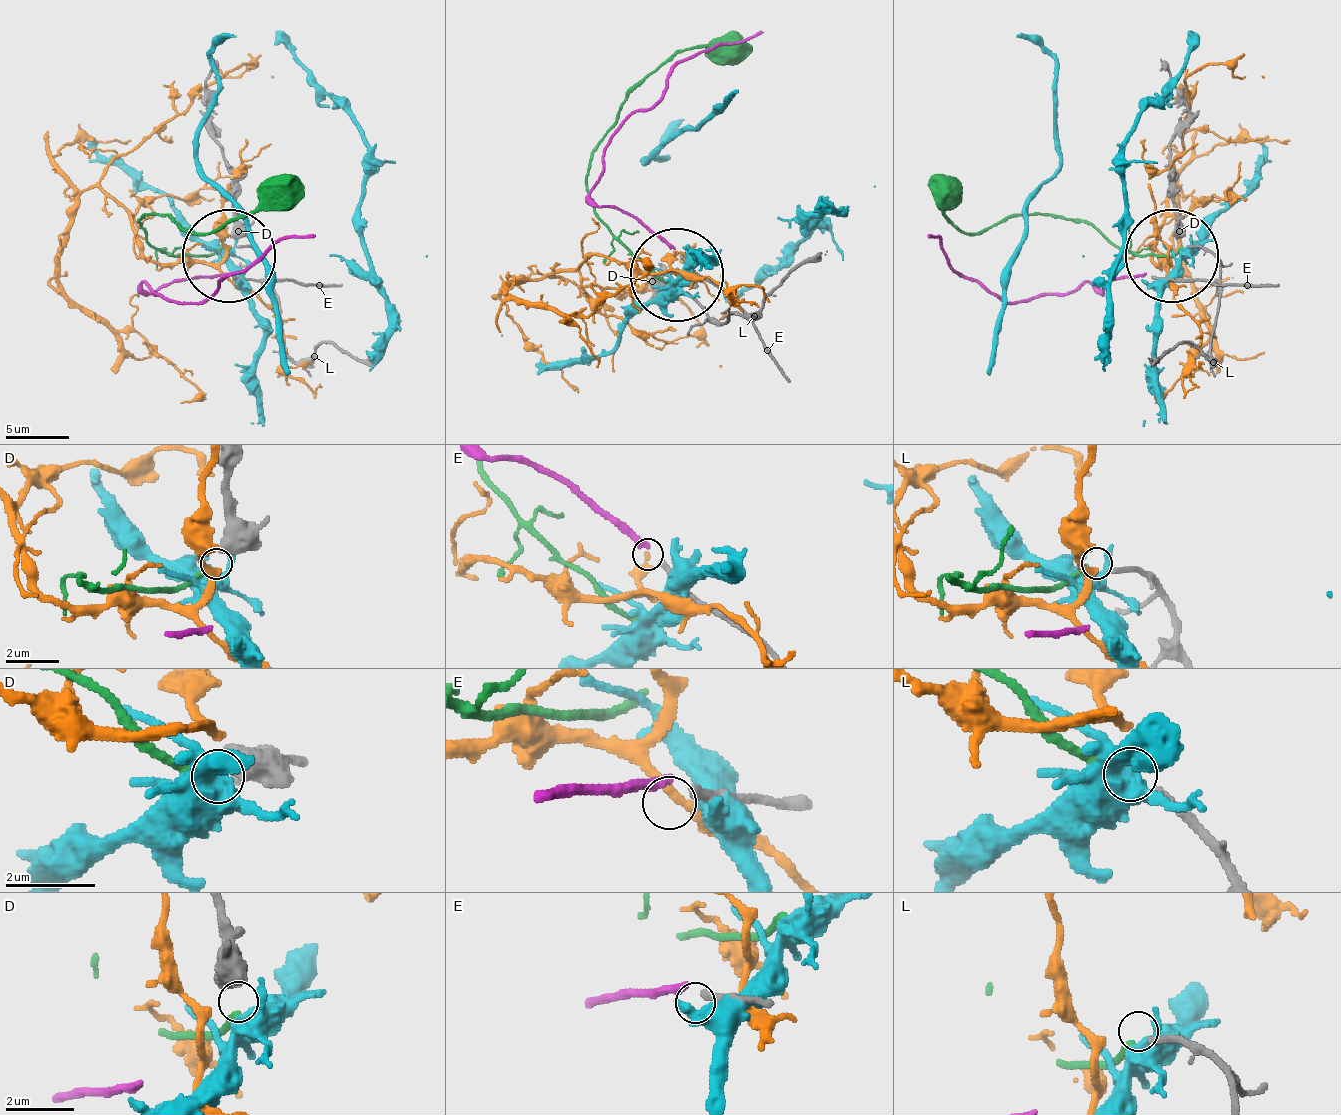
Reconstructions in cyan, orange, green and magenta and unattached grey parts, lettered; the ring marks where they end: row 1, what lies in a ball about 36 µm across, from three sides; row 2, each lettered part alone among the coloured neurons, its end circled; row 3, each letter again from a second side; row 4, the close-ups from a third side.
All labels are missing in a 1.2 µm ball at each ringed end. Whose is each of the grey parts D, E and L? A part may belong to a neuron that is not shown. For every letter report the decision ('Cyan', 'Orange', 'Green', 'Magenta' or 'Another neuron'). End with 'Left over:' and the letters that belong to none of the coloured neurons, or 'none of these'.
D: Cyan
E: Another neuron
L: Green
Left over: E

